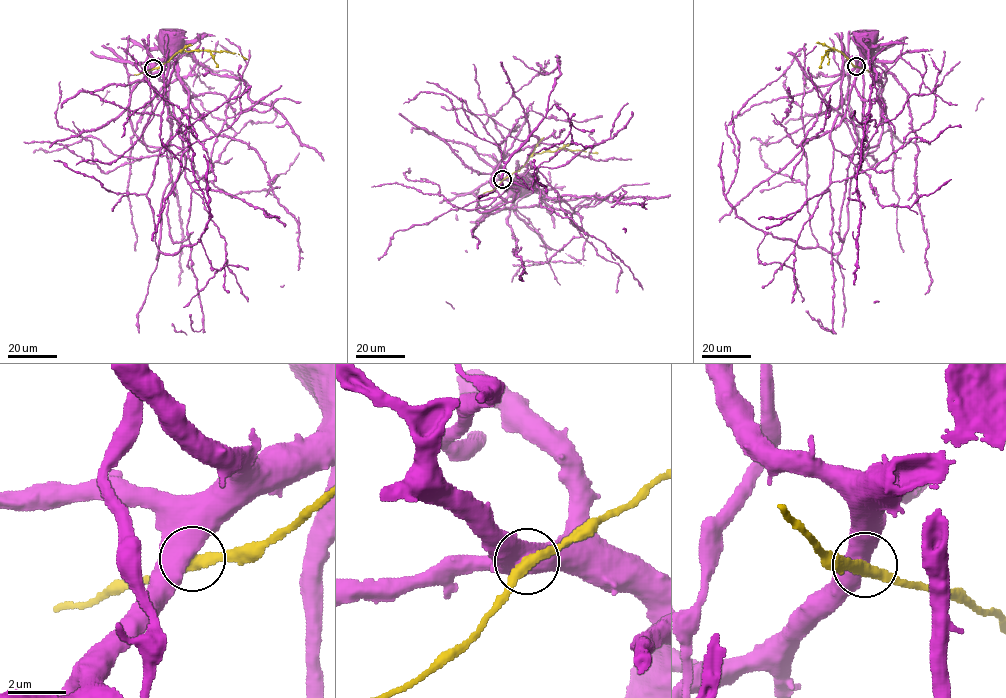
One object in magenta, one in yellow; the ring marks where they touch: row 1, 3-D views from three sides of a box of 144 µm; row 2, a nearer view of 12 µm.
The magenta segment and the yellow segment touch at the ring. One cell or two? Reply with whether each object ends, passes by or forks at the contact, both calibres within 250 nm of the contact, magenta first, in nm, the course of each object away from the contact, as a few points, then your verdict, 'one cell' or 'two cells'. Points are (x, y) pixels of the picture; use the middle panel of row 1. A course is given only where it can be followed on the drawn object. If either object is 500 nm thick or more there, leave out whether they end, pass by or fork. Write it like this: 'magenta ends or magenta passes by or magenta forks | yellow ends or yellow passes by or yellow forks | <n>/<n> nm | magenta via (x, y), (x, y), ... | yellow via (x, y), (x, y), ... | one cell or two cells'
600/360 nm | magenta via (502, 179), (520, 190), (528, 181) | yellow via (502, 179), (518, 171), (533, 154), (562, 148), (597, 152) | one cell

